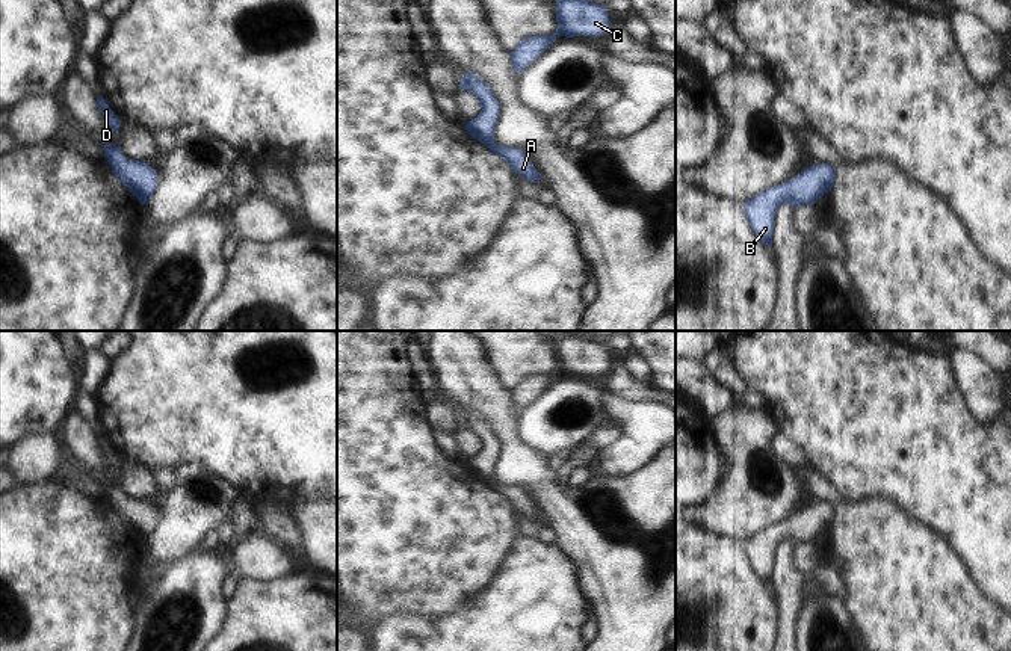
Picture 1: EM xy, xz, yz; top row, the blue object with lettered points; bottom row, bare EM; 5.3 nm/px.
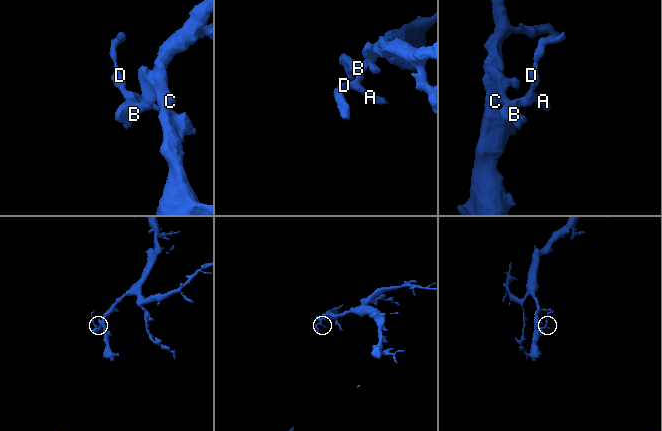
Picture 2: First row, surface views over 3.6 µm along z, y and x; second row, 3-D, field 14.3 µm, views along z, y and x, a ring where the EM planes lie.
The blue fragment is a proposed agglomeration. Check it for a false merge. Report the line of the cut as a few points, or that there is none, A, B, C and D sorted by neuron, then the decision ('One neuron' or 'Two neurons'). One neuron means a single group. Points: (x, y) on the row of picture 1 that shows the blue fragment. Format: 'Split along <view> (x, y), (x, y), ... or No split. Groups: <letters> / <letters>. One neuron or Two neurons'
No split. Groups: A B C D. One neuron

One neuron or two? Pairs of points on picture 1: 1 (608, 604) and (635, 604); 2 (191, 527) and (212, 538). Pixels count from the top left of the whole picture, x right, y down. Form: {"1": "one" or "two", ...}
{"1": "one", "2": "two"}

